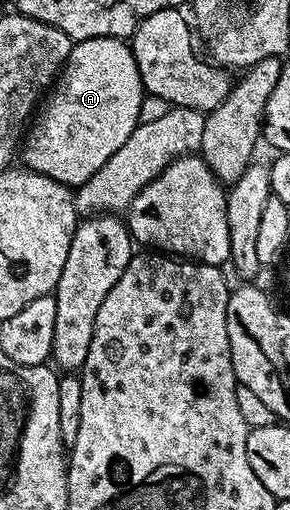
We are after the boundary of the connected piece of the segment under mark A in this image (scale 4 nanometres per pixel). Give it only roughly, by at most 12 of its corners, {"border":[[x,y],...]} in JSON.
{"border":[[123,39],[74,42],[25,131],[25,169],[83,186],[132,136]]}

